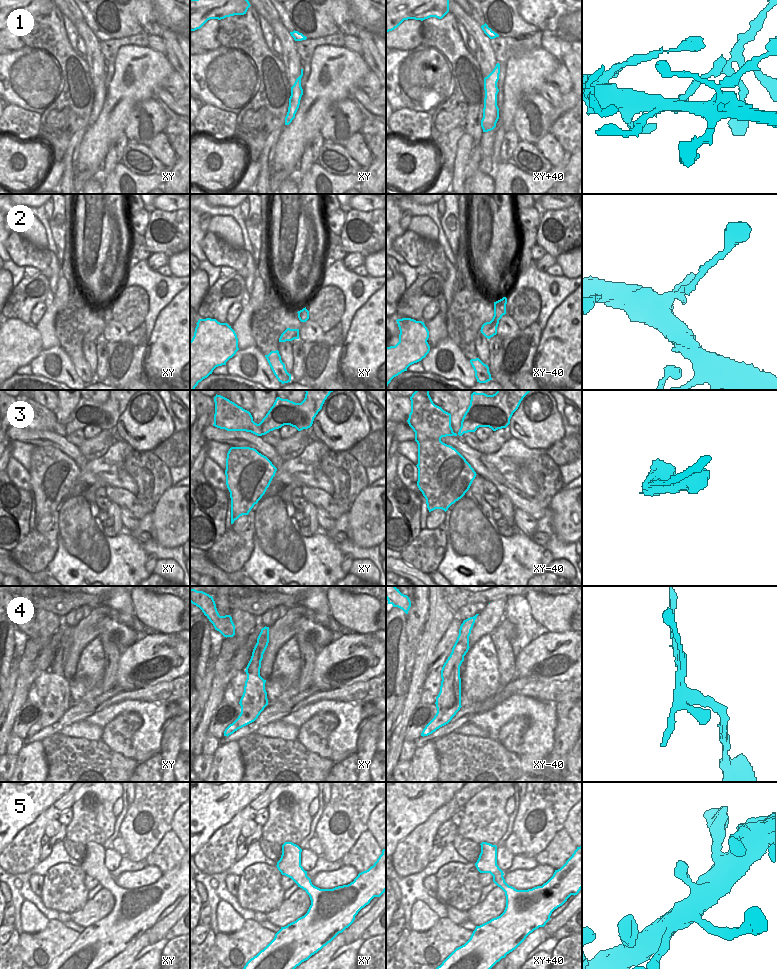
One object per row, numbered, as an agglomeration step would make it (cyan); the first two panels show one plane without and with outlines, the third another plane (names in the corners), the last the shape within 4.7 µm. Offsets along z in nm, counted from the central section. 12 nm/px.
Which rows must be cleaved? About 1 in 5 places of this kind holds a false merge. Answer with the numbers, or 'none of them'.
1, 4

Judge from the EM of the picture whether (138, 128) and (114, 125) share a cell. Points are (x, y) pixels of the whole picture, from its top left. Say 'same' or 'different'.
different

